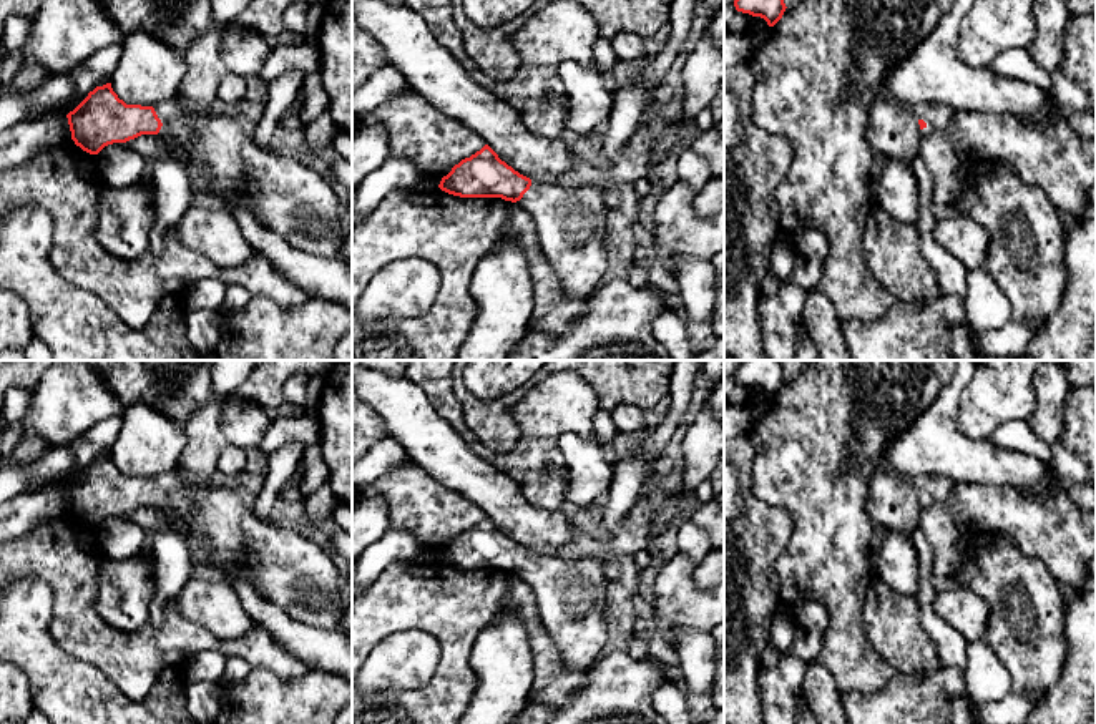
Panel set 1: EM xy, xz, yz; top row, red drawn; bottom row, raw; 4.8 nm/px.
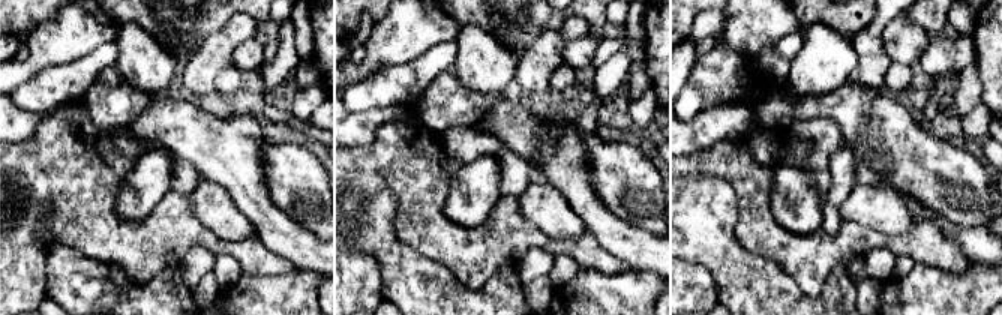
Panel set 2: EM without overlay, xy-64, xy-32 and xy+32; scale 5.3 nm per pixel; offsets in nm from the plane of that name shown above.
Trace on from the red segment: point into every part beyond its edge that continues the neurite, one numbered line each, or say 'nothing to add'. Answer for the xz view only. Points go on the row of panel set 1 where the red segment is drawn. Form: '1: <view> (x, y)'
1: xz (572, 221)

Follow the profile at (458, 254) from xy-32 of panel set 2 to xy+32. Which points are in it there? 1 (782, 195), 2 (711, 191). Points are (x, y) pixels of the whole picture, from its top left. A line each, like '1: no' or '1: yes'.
1: no
2: no

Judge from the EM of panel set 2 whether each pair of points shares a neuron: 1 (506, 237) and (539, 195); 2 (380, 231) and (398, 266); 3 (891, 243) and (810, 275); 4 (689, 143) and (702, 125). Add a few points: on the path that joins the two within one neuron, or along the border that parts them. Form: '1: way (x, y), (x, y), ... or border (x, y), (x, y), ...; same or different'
1: border (516, 197), (519, 212), (551, 237); different
2: way (380, 240), (393, 257); same
3: way (872, 242), (846, 242), (830, 255); same
4: way (692, 138), (701, 129); same

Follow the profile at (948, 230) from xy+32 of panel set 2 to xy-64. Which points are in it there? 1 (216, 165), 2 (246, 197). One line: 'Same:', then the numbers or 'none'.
Same: 1, 2

